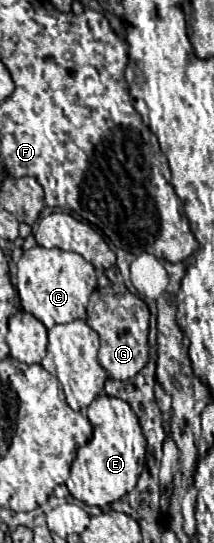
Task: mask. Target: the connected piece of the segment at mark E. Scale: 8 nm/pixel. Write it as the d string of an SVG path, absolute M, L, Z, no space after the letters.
M101 395L87 407L87 417L93 425L93 439L77 451L77 459L71 465L67 487L75 499L87 505L107 507L135 487L139 473L145 465L147 441L141 433L137 415L123 399Z

